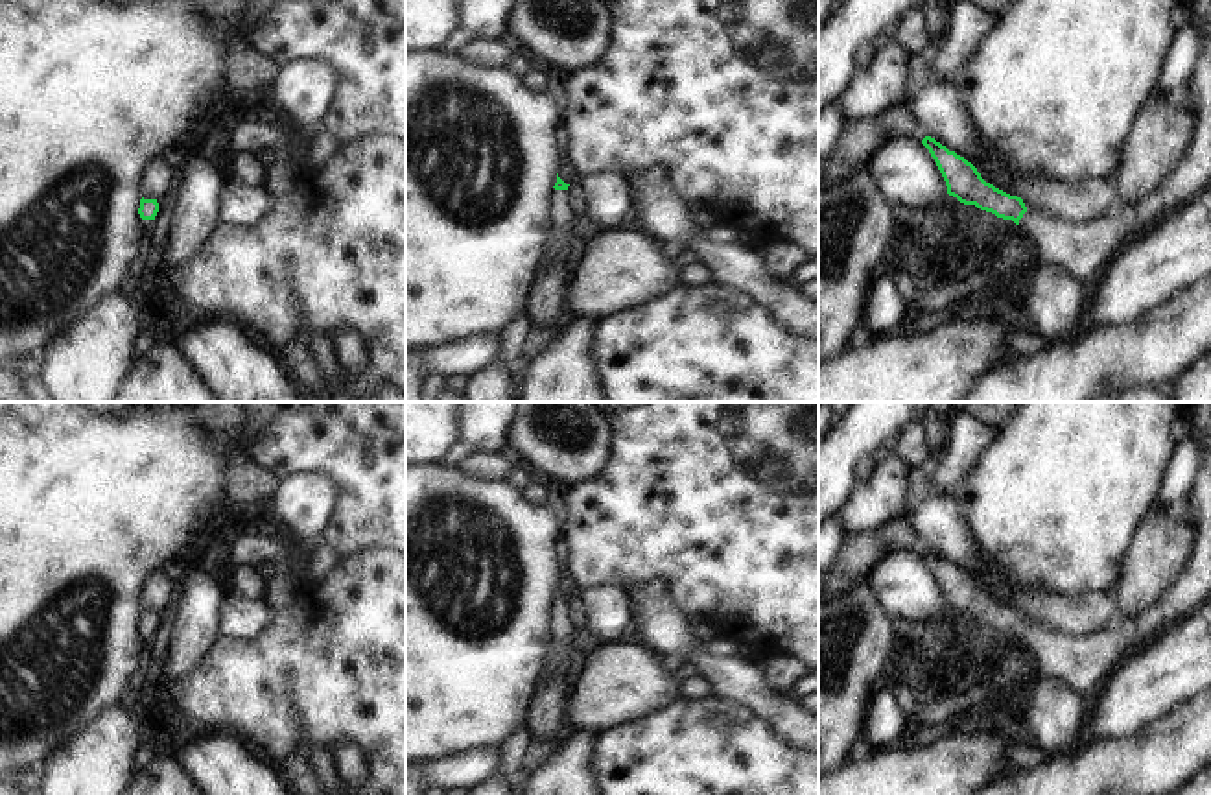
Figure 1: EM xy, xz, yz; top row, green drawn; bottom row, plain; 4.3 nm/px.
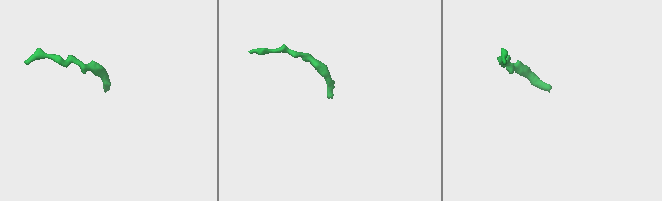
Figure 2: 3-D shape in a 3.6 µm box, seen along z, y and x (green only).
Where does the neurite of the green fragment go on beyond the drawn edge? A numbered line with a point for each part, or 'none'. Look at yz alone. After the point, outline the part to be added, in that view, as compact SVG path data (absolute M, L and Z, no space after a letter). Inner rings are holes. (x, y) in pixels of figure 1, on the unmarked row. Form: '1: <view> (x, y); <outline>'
1: yz (1084, 663); M1189 402L1191 437L1202 445L1204 463L1193 485L1200 526L1196 548L1174 587L1134 622L1093 635L1062 635L1027 620L1023 646L1038 659L1041 677L1067 682L1080 697L1099 697L1111 671L1137 649L1148 647L1161 629L1191 616L1211 594L1211 402Z

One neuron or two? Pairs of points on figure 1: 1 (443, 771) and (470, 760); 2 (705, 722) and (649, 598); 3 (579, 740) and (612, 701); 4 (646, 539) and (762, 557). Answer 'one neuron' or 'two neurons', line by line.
1: one neuron
2: two neurons
3: two neurons
4: one neuron

